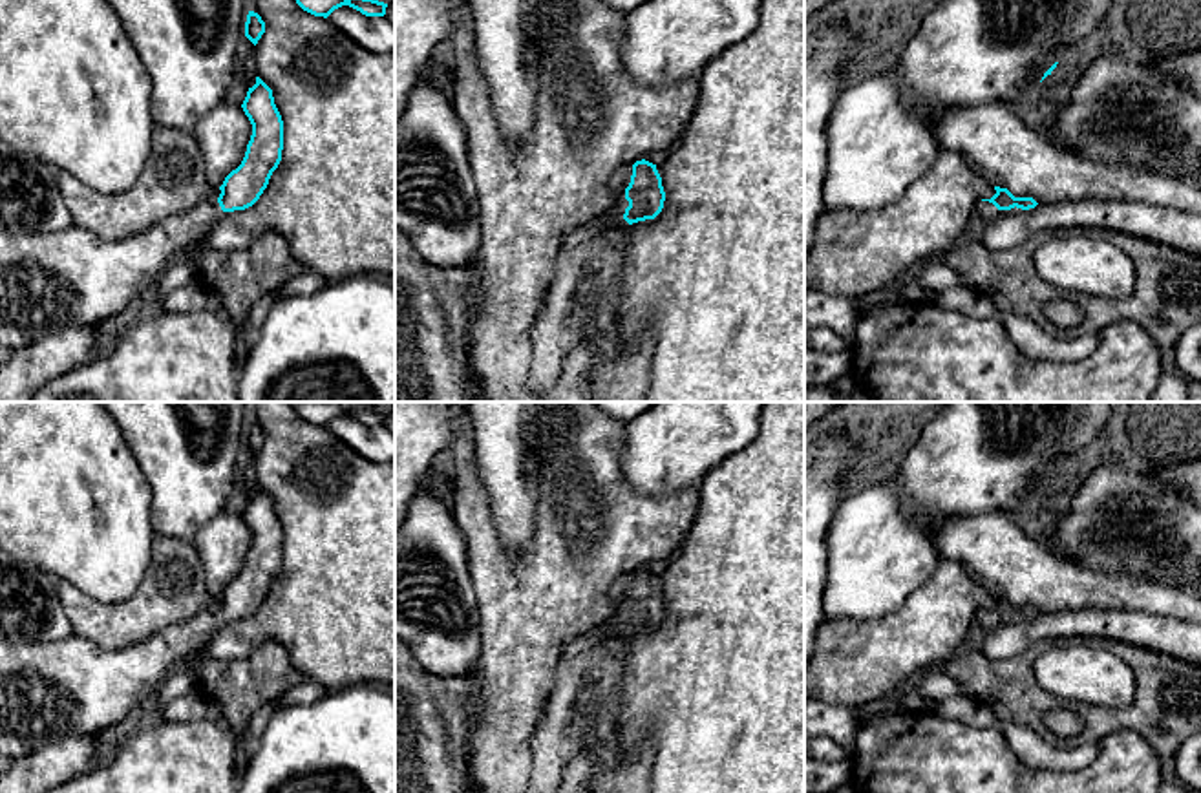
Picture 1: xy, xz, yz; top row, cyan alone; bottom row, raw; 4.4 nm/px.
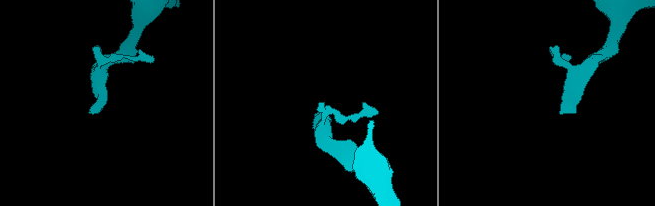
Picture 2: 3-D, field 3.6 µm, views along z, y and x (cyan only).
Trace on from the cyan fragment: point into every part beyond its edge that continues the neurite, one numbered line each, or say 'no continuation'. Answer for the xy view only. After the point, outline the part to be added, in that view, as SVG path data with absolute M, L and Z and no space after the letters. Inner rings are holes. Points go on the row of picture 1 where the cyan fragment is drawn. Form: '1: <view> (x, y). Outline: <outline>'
1: xy (48, 280). Outline: M218 199L205 201L115 241L101 239L77 225L20 236L0 230L0 344L16 351L66 327L99 327L133 298L154 291L168 263L205 239L223 216Z

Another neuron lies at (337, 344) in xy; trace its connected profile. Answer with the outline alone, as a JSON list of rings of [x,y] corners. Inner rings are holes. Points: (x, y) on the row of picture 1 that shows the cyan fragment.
[[[360,274],[327,281],[324,289],[307,296],[280,298],[263,325],[250,334],[238,396],[241,402],[395,402],[395,285],[388,278]]]

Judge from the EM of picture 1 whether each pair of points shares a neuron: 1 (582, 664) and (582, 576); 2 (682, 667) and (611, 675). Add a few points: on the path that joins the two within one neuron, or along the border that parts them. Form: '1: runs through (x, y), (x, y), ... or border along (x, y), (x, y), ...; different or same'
1: border along (587, 633), (574, 638), (563, 649), (556, 669); different
2: border along (626, 636), (626, 678), (622, 700), (615, 715); different

